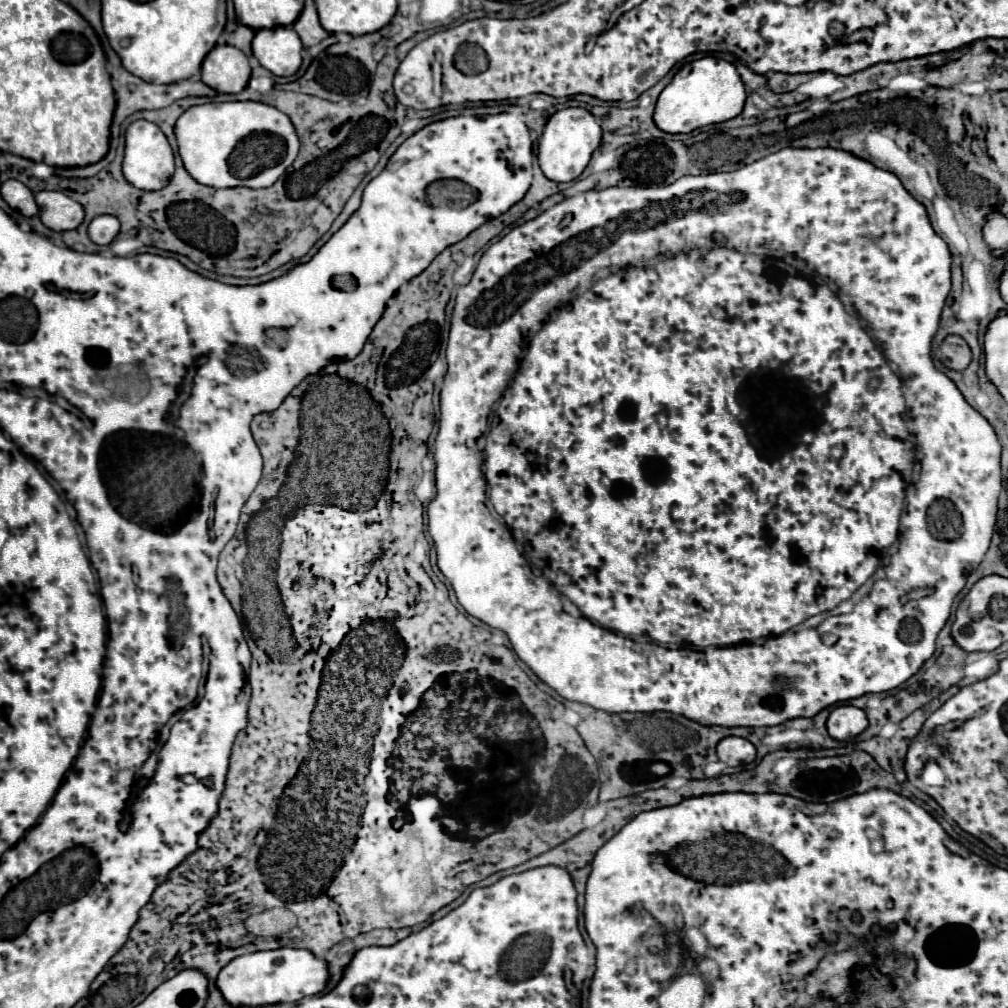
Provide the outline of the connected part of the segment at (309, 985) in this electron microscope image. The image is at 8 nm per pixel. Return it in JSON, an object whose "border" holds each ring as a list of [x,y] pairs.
{"border":[[[275,949],[275,951],[257,951],[233,959],[227,967],[221,969],[217,977],[217,987],[221,989],[225,1001],[233,1007],[249,1005],[275,1005],[299,1001],[307,995],[321,993],[329,981],[327,961],[313,955],[309,949]]]}

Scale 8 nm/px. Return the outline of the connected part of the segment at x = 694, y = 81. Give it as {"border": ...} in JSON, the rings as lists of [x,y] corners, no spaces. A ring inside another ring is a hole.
{"border":[[[703,57],[693,61],[685,73],[683,71],[677,73],[673,81],[661,91],[653,119],[661,131],[691,133],[693,129],[737,117],[743,111],[745,99],[747,99],[745,85],[737,69],[723,59]]]}

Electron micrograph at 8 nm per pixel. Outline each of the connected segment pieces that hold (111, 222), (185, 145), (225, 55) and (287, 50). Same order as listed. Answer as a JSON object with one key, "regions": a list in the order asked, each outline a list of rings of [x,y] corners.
{"regions":[[[[99,215],[89,223],[89,237],[97,245],[109,245],[119,233],[119,221],[113,215]]],[[[257,101],[195,105],[177,119],[175,137],[187,173],[209,187],[271,187],[299,151],[291,119],[279,109]]],[[[217,45],[203,61],[203,83],[219,93],[239,93],[251,75],[245,53],[231,45]]],[[[291,27],[259,29],[253,39],[253,55],[277,77],[291,77],[301,67],[303,45]]]]}

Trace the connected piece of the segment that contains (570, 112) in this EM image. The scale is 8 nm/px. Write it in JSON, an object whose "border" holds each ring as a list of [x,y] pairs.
{"border":[[[581,107],[561,109],[547,121],[545,131],[539,139],[539,153],[537,153],[539,167],[551,181],[559,183],[573,181],[583,173],[583,169],[591,159],[591,153],[599,147],[599,143],[601,143],[601,125],[589,111]]]}

